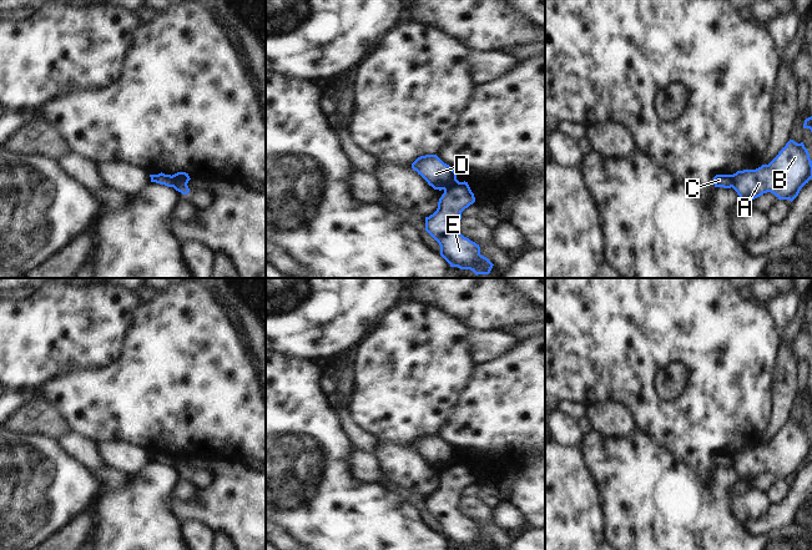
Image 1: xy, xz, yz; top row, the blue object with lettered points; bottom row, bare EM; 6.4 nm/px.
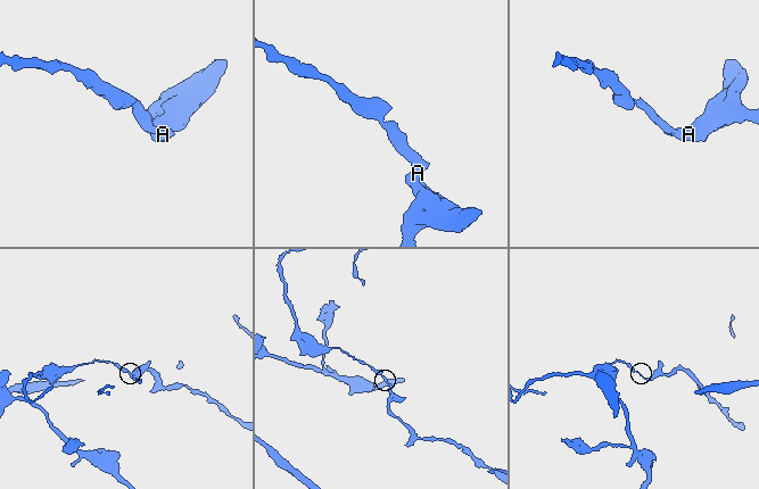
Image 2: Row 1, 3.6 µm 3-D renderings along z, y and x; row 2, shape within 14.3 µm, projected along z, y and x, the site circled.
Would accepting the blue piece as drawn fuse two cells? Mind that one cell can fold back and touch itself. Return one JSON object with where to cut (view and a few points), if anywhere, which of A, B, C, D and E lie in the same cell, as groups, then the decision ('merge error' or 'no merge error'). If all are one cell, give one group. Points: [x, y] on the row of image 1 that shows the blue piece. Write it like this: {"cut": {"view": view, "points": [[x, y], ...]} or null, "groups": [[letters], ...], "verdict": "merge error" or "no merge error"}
{"cut": {"view": "xy", "points": [[171, 176], [177, 182], [176, 187]]}, "groups": [["A", "B", "E"], ["C", "D"]], "verdict": "merge error"}

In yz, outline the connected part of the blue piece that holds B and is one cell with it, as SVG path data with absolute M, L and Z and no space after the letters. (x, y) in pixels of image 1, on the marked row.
M790 140L768 165L737 171L731 177L741 200L751 201L771 192L792 202L812 178L812 161L803 142Z

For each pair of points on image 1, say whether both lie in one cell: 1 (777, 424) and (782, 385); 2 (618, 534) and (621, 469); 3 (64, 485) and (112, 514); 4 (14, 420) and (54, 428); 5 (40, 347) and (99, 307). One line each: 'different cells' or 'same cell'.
1: same cell
2: same cell
3: different cells
4: same cell
5: same cell

